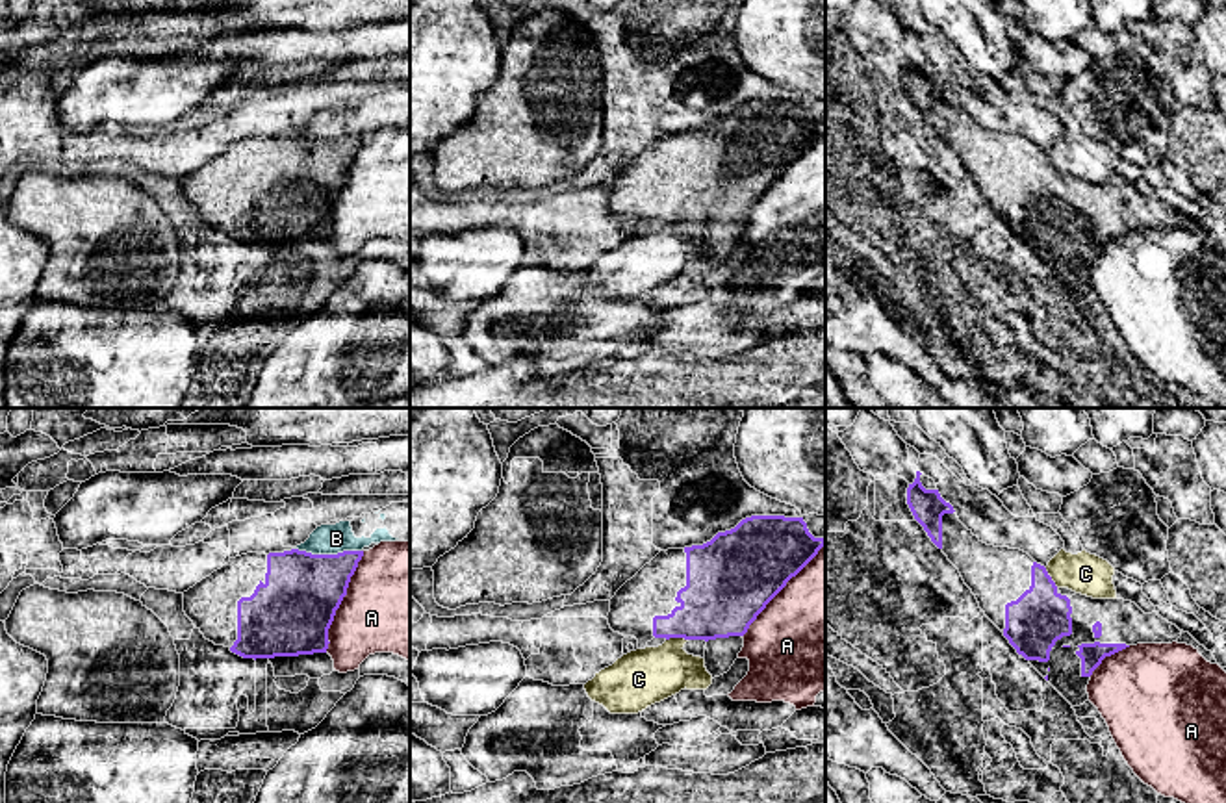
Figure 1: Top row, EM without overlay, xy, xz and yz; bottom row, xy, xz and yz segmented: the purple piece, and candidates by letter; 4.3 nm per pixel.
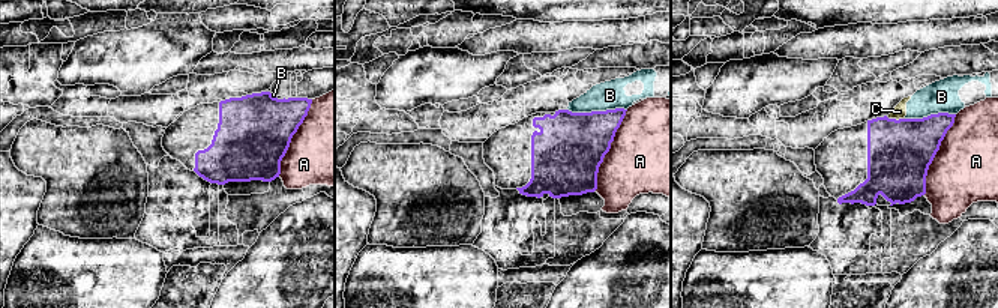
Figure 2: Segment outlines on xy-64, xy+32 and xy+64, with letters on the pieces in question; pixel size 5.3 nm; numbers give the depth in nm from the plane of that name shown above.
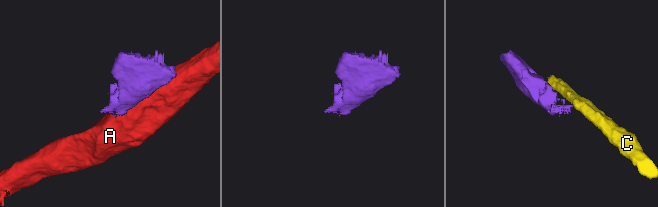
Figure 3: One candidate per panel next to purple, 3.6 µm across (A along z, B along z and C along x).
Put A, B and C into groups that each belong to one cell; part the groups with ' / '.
A / B C

